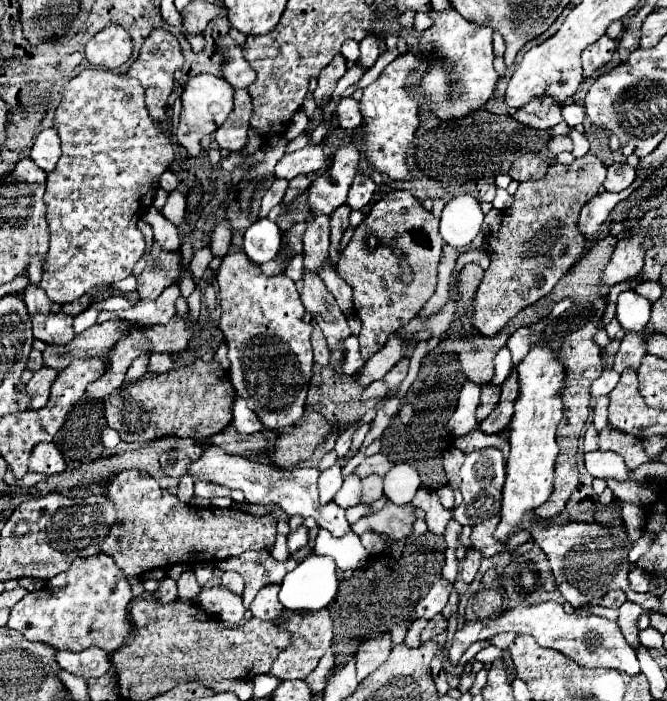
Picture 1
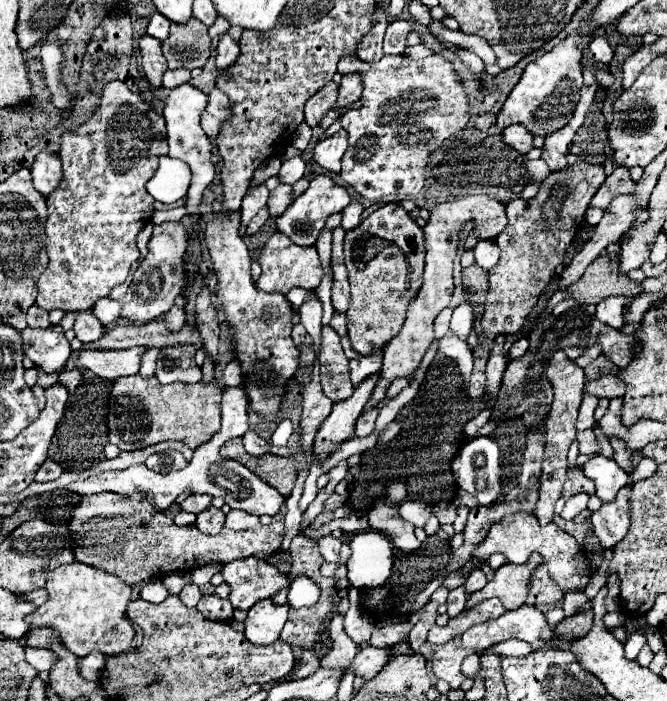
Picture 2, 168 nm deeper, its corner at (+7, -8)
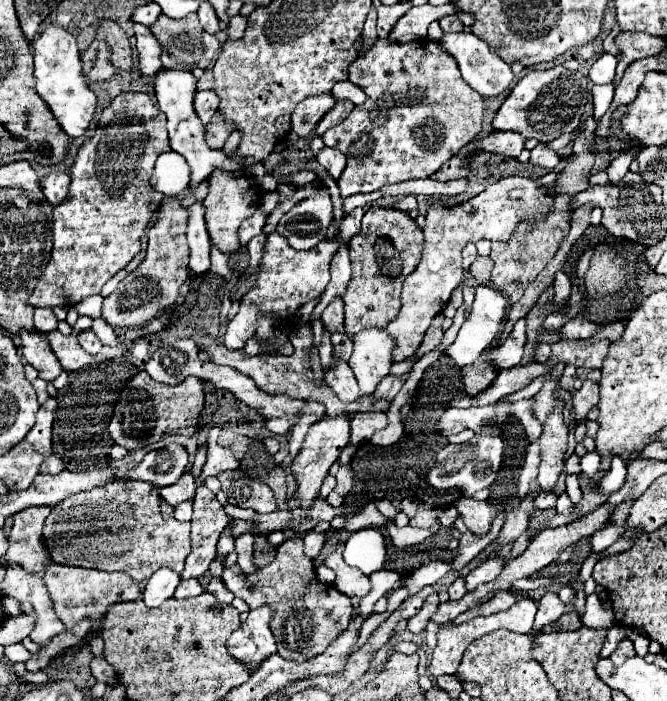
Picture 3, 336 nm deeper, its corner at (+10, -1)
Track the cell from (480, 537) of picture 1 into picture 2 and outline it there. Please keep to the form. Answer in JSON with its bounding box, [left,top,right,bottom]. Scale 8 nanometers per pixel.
[474,511,598,593]

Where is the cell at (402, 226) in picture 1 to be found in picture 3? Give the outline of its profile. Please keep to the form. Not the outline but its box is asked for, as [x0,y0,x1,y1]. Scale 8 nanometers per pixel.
[343,208,423,336]

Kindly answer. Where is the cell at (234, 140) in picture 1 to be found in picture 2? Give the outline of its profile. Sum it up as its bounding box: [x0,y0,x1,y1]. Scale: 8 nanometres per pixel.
[202,89,232,139]

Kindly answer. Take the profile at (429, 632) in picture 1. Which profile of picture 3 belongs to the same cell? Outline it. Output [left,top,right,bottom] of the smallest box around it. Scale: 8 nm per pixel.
[453,590,525,622]

